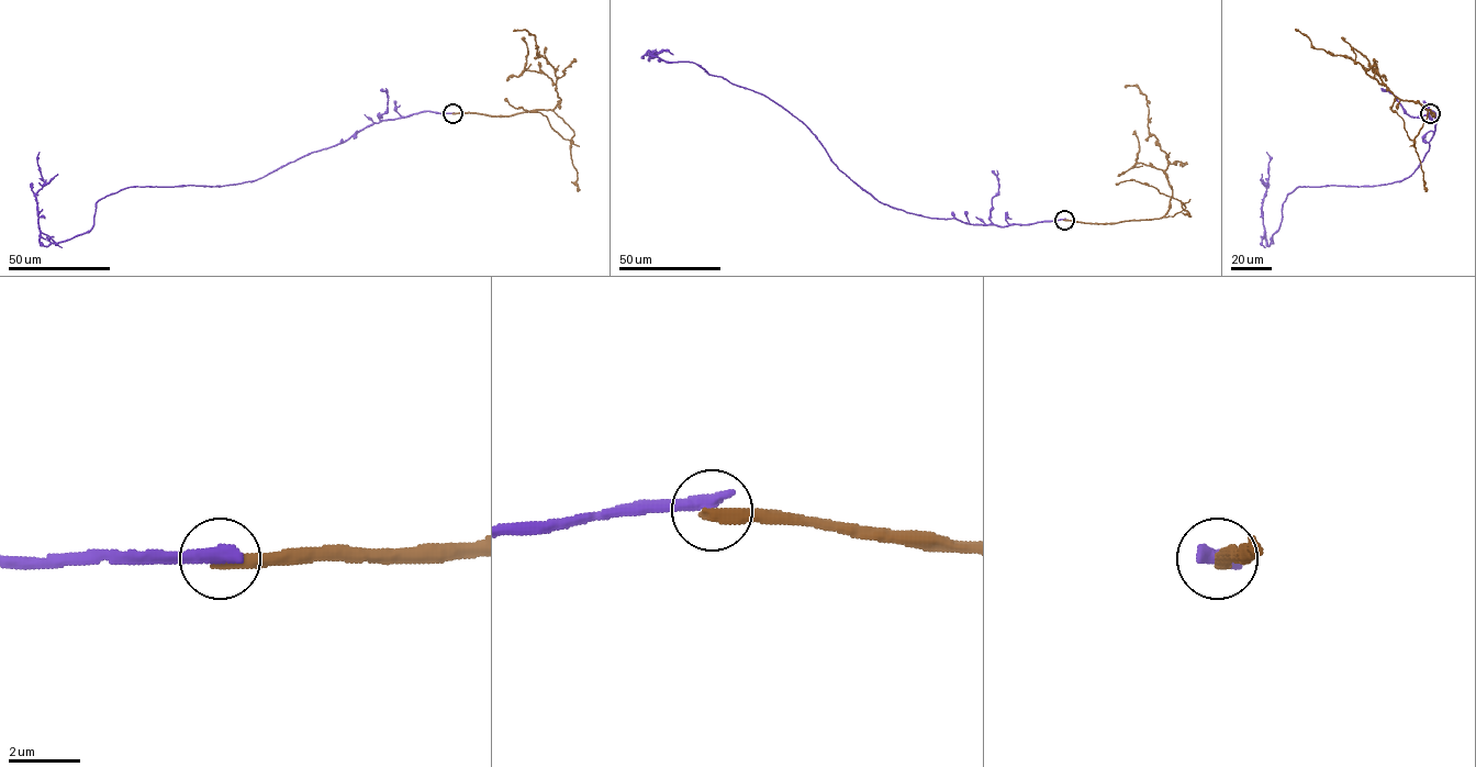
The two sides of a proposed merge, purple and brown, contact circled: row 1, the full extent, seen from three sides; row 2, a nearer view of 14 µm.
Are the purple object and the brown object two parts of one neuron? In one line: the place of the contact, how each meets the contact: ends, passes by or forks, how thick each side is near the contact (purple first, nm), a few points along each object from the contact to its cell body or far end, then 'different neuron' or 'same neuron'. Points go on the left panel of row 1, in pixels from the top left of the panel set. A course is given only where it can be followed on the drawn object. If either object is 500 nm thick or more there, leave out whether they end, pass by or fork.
(453, 113) | purple ends | brown ends | 440/400 nm | purple via (453, 113), (373, 123), (255, 180), (122, 189), (96, 203), (90, 230), (47, 245), (40, 242), (38, 152) | brown via (453, 113), (507, 115), (552, 110), (560, 100), (556, 70), (536, 55), (535, 36), (513, 31) | different neuron

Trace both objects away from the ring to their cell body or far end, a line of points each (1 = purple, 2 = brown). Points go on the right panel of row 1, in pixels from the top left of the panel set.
1: (1430, 113), (1438, 120), (1430, 147), (1409, 176), (1372, 186), (1298, 187), (1268, 245), (1262, 213), (1266, 152)
2: (1430, 113), (1419, 103), (1400, 100), (1371, 77), (1360, 63), (1315, 48), (1309, 39), (1297, 31)

